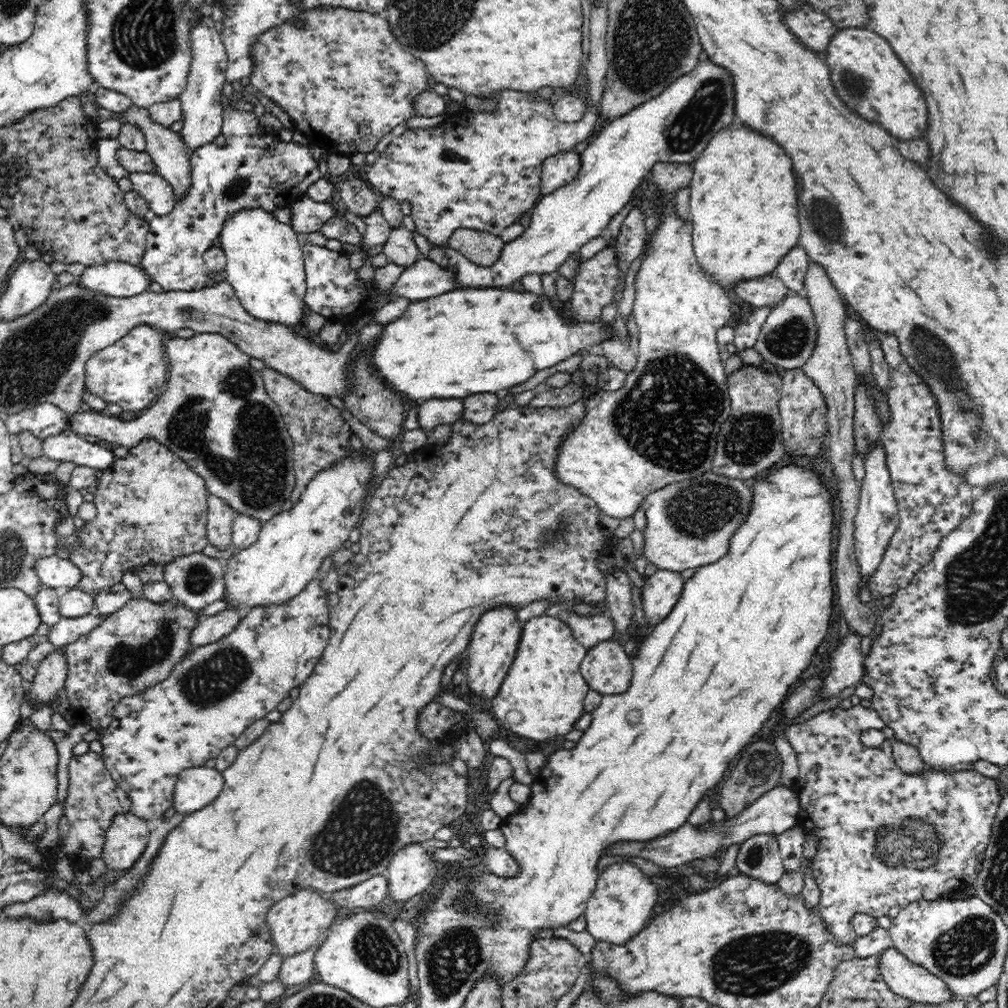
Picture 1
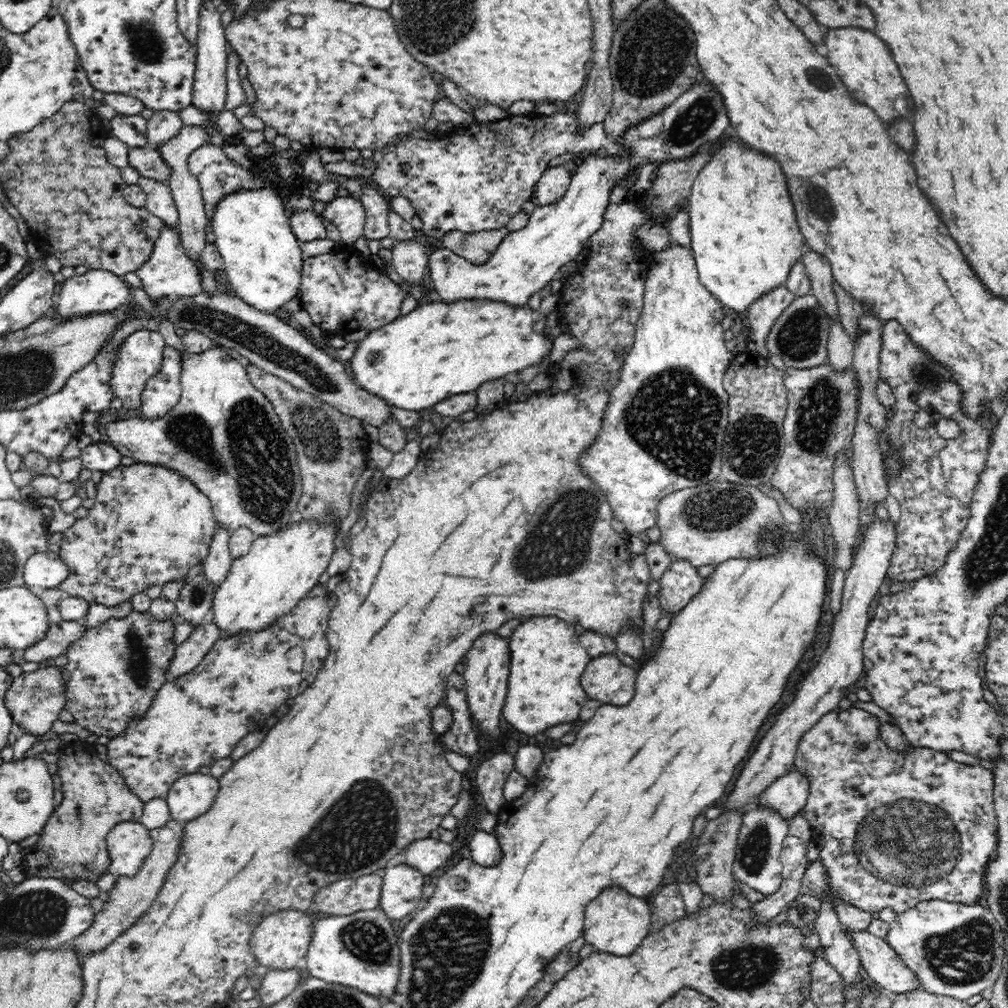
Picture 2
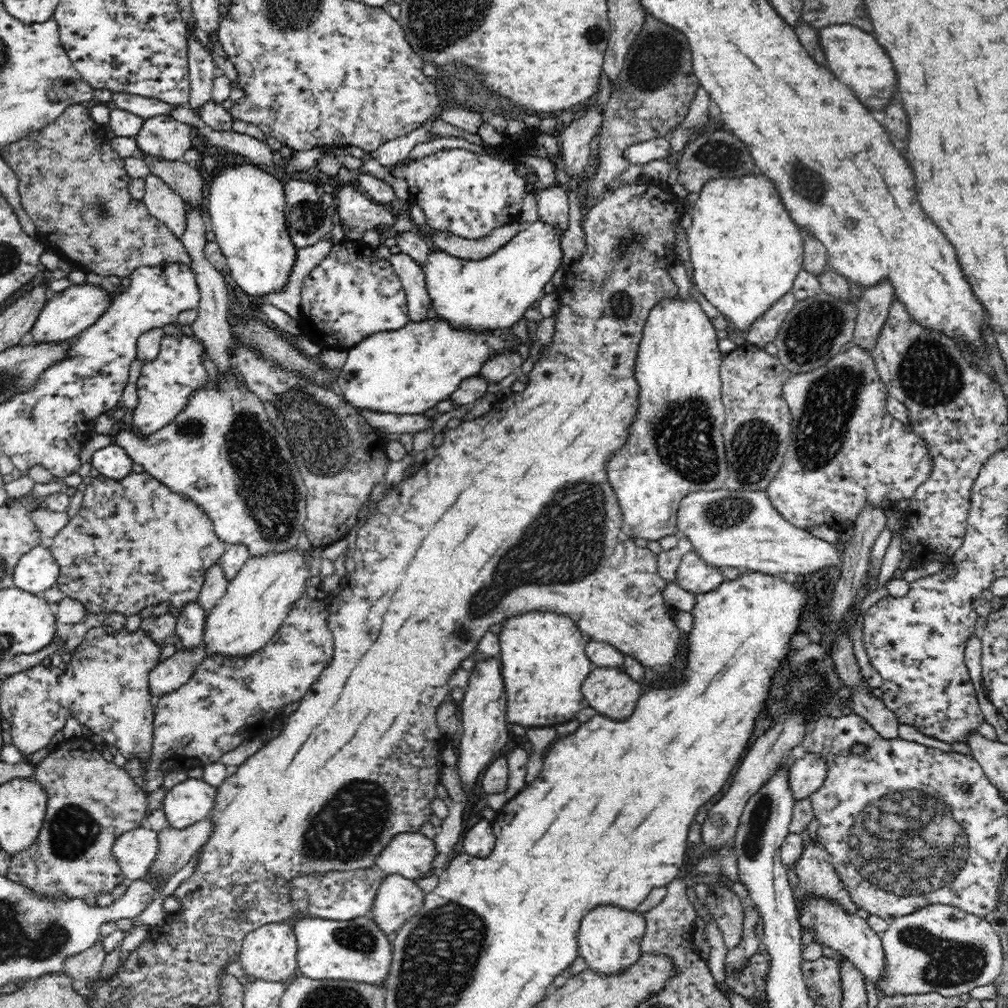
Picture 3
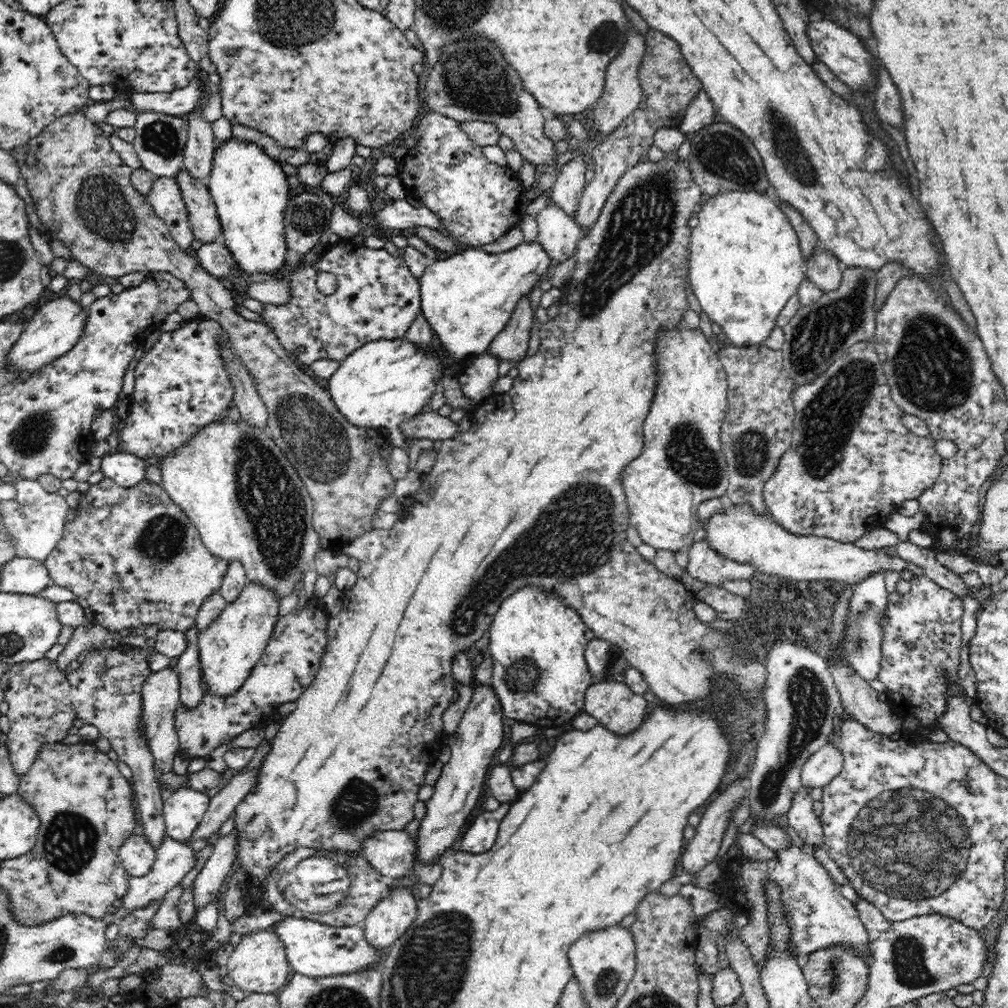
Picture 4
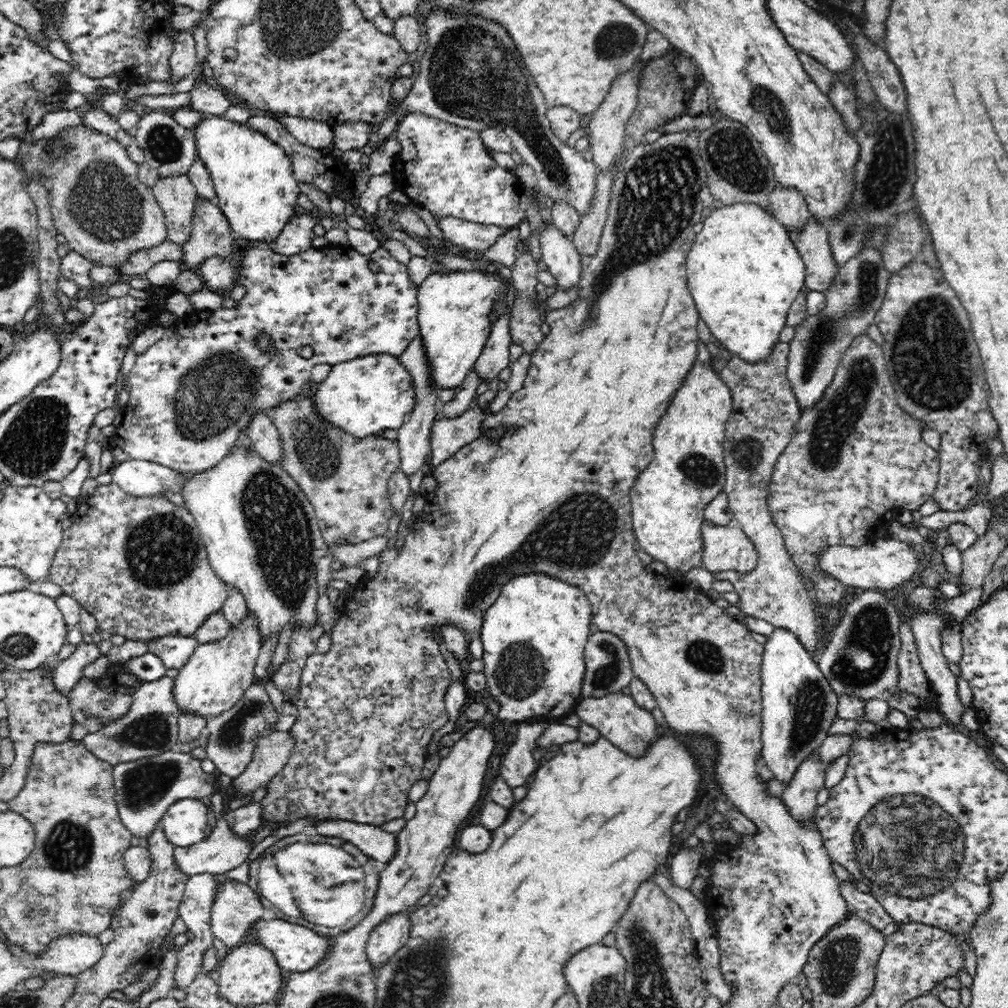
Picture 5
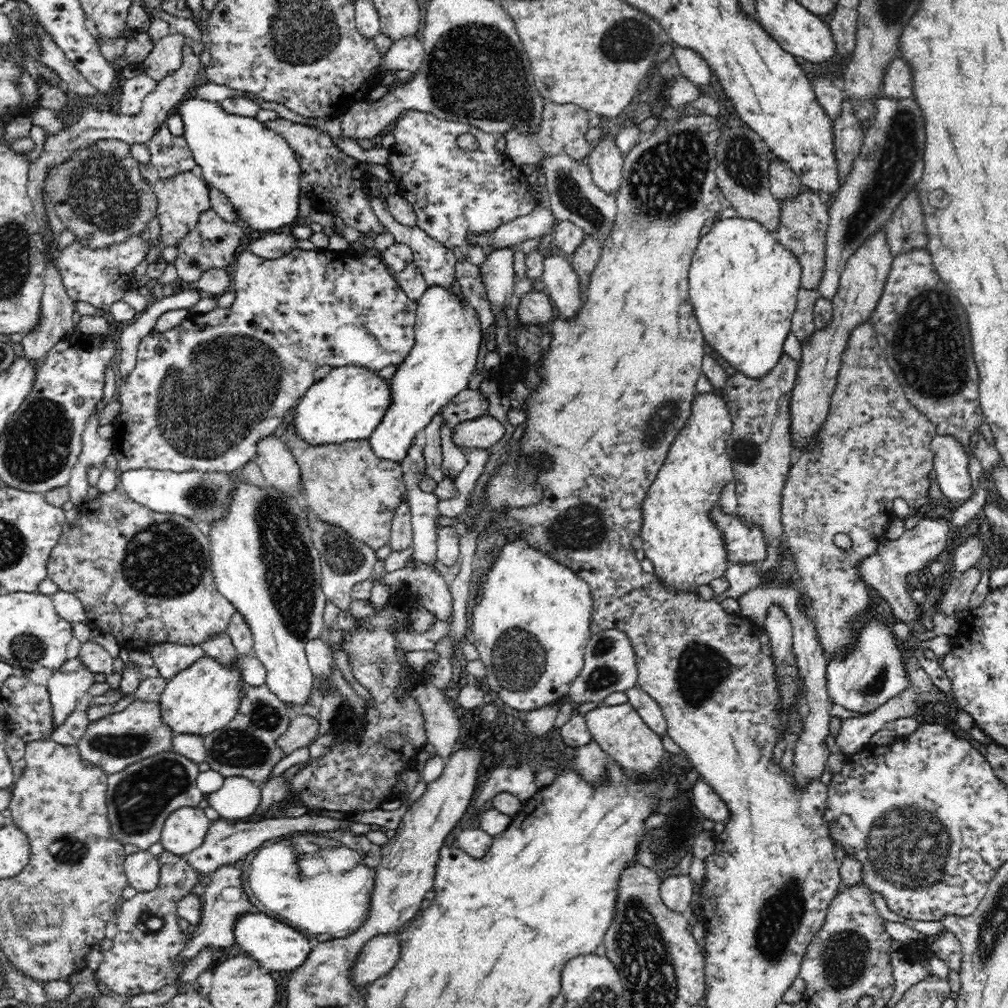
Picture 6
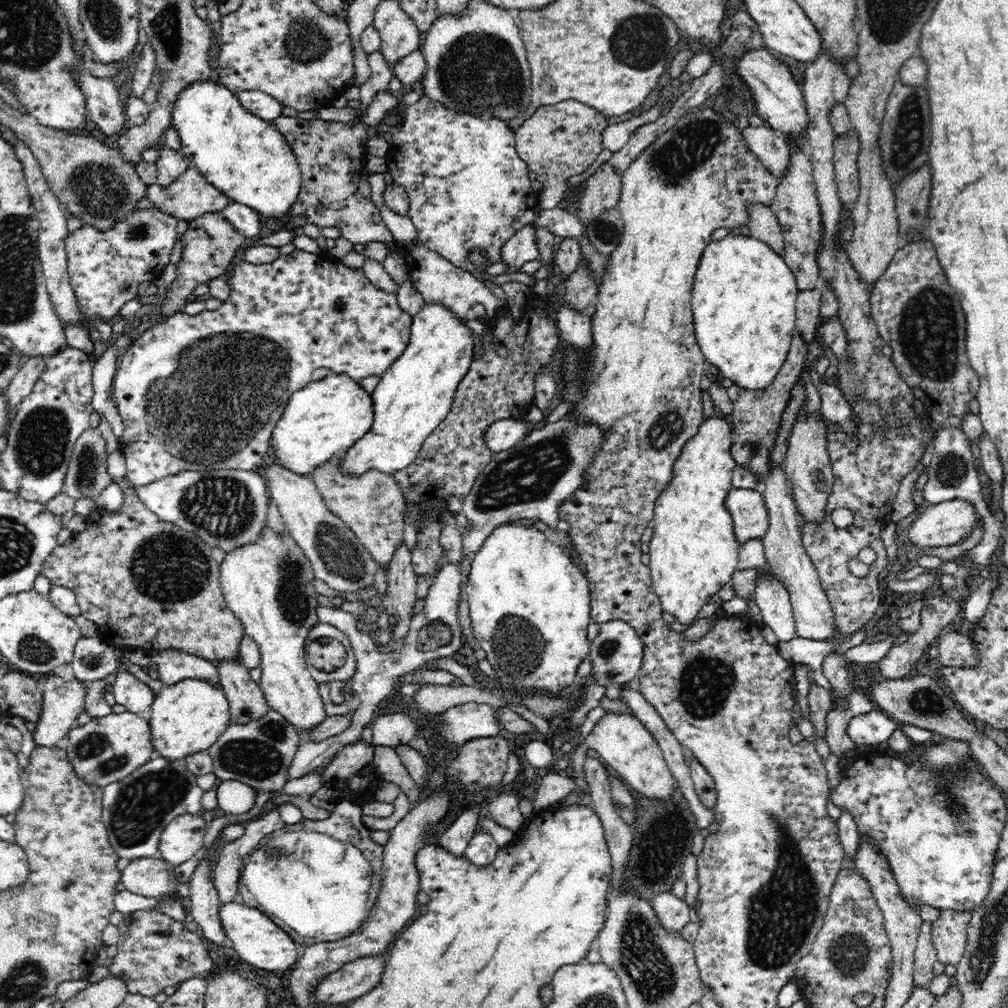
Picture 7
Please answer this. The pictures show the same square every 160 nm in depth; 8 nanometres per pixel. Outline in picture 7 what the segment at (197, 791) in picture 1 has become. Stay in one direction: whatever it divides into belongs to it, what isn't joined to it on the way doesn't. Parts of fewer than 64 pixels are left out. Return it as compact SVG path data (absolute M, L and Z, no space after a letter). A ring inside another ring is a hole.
M182 814L171 820L159 840L161 858L171 865L178 865L194 858L202 848L206 834L206 821L202 814Z

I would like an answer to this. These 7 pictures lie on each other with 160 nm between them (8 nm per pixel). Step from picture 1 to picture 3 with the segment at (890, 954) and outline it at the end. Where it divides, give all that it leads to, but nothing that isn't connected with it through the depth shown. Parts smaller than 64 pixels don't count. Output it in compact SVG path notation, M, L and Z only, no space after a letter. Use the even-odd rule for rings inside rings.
M802 896L800 906L799 923L801 930L814 929L814 941L822 946L840 952L850 961L866 979L877 982L883 977L885 971L884 946L880 934L862 918L845 912L840 904L833 904L824 898L816 896Z

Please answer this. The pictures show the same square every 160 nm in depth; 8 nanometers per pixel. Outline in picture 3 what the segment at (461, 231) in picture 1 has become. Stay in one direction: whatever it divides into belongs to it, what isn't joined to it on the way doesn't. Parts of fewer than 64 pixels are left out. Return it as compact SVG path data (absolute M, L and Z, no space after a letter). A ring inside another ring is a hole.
M520 222L498 226L490 234L486 234L484 238L478 238L478 240L456 236L448 231L438 231L432 234L430 240L440 251L452 256L464 260L480 260L490 256L504 244L508 244L524 227L524 224Z

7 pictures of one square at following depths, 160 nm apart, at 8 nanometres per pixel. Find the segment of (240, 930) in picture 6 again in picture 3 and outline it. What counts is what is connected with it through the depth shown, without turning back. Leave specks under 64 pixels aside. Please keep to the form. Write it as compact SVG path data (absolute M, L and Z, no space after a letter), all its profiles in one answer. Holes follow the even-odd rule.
M300 915L291 921L291 927L298 941L298 968L308 978L382 986L389 975L393 952L392 937L382 932L372 916L352 920L326 920Z

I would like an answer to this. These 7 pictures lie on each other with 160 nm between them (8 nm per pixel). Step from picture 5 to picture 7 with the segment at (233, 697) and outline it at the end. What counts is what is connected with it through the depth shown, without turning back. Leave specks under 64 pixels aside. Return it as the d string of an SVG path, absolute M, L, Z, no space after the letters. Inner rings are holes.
M184 678L162 687L151 704L149 718L155 756L184 761L190 754L207 751L230 724L230 717L230 703L222 686L197 678Z

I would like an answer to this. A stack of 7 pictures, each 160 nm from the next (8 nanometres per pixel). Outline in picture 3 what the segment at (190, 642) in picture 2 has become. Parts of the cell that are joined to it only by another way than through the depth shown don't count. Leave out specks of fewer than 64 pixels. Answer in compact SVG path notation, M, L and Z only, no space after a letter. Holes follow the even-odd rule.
M200 642L196 648L190 648L190 650L183 648L158 664L150 672L148 679L149 691L154 700L186 684L206 656L208 654L205 644Z

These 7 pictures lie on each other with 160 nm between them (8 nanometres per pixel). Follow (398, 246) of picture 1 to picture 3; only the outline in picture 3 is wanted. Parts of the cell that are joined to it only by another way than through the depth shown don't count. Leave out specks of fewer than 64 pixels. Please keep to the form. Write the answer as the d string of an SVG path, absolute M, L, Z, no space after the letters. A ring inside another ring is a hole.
M403 252L391 254L389 261L407 296L408 320L411 322L424 320L428 316L431 300L426 288L423 267Z

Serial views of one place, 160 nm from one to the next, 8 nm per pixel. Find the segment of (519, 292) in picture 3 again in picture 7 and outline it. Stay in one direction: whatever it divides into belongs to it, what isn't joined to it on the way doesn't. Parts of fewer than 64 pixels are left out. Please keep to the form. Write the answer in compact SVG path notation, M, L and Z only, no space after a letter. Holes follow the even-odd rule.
M424 304L418 314L414 314L409 343L404 352L381 375L372 394L374 405L374 424L370 432L357 440L344 456L340 464L340 472L358 476L368 470L378 470L386 474L394 474L404 470L418 459L418 454L426 437L446 419L450 413L456 390L460 381L470 368L476 334L466 328L467 320L460 320L457 314L450 312L449 308L441 304Z

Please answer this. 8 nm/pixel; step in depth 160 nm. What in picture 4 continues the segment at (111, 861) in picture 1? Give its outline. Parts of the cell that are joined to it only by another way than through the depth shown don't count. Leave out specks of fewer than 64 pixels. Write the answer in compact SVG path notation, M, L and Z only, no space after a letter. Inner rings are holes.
M143 835L130 836L119 848L122 866L130 878L149 874L156 855L156 849Z

